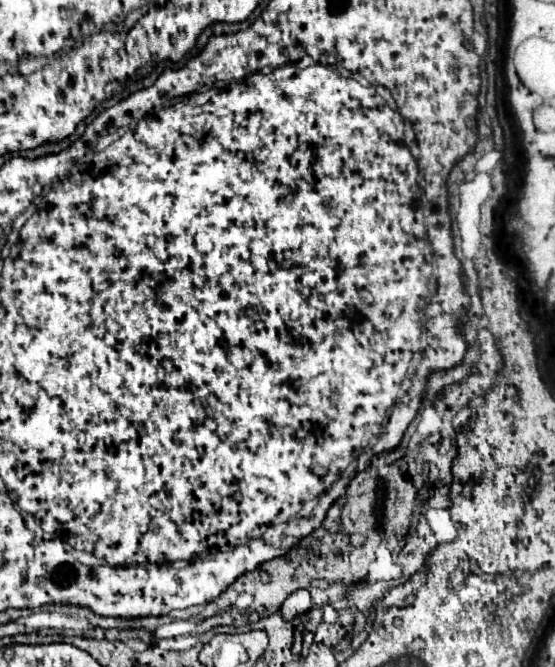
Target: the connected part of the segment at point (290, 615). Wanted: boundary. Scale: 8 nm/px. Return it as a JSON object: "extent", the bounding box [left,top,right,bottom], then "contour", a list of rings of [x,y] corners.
{"extent":[280,590,312,620],"contour":[[[296,590],[294,594],[288,596],[281,606],[280,612],[285,620],[294,620],[296,616],[306,614],[308,610],[312,610],[312,598],[308,590]]]}

